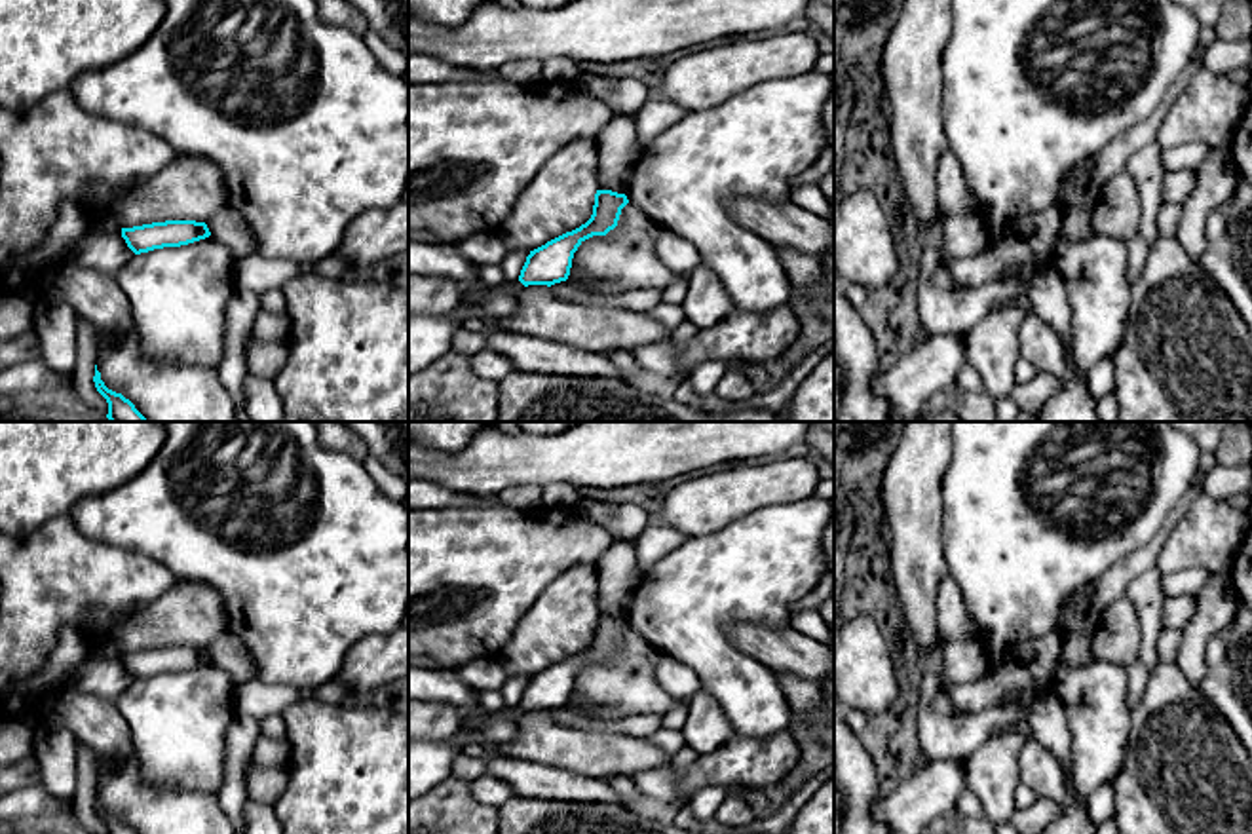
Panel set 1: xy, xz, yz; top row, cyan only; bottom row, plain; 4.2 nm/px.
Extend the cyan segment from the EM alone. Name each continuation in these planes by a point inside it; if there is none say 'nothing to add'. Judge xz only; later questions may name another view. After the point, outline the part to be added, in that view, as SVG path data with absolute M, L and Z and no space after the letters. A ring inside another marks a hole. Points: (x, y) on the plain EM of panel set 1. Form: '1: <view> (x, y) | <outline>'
nothing to add

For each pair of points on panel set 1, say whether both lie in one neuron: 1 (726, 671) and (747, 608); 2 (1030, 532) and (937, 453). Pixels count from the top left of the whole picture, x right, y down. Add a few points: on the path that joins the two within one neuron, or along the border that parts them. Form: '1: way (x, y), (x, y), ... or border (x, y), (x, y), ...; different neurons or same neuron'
1: way (715, 652), (715, 624), (728, 610); same neuron
2: border (952, 441), (950, 466), (943, 479), (941, 508); different neurons

